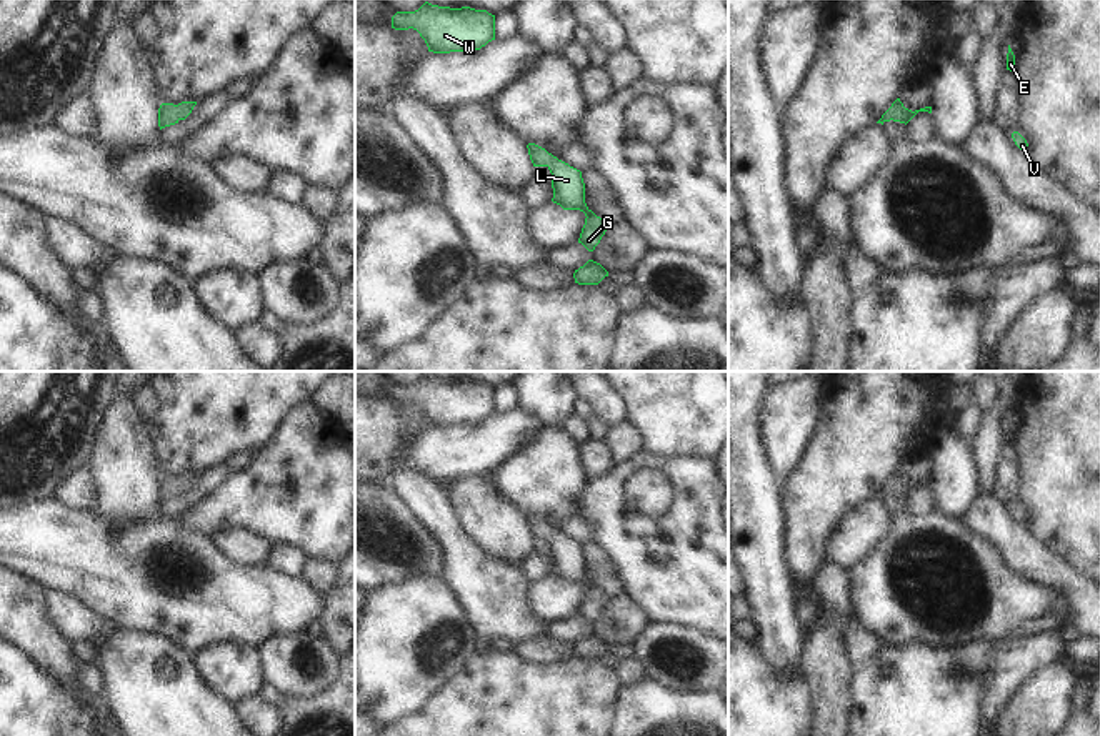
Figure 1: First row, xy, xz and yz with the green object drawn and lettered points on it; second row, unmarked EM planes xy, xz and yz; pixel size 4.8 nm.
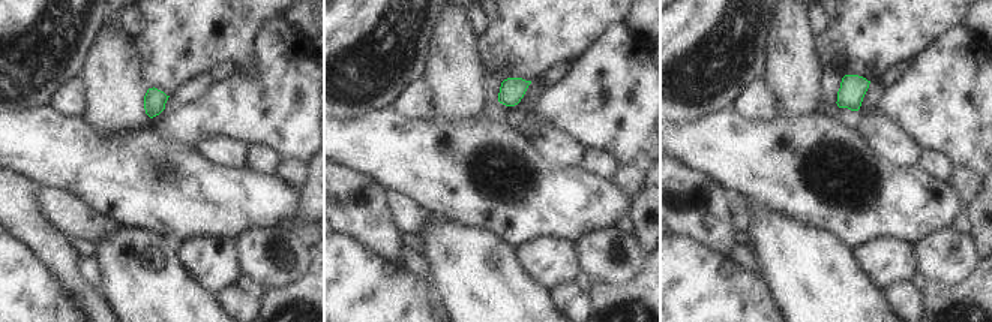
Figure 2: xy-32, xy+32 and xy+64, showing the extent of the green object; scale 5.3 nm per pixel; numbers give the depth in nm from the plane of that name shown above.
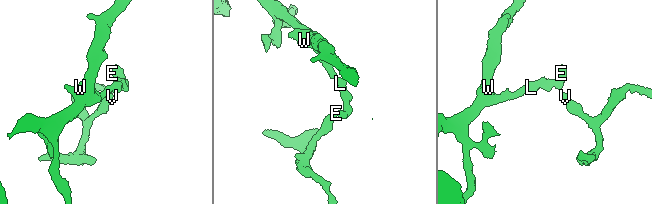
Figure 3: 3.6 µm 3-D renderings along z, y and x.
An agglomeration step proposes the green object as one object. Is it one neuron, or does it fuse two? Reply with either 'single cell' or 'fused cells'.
single cell

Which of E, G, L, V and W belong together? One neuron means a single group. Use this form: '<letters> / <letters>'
E G L V W

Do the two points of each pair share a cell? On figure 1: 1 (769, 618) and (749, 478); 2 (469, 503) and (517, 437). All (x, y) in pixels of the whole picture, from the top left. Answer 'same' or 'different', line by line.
1: same
2: different

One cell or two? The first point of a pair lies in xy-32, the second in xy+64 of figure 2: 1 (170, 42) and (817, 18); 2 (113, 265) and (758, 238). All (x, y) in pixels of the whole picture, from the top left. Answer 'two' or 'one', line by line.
1: two
2: one

